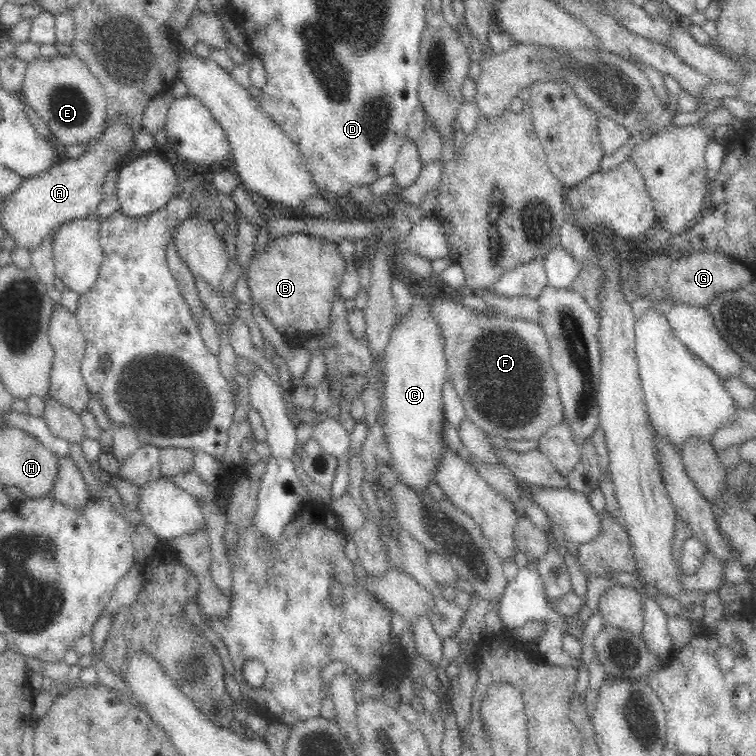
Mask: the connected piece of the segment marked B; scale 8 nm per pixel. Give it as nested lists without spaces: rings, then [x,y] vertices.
[[[294,232],[276,242],[268,241],[266,252],[261,255],[253,255],[250,266],[248,266],[247,283],[250,298],[259,304],[263,313],[283,338],[296,345],[300,339],[319,335],[328,330],[332,320],[333,300],[337,295],[338,286],[342,284],[345,264],[346,261],[340,254],[336,243],[327,243],[312,233]]]

